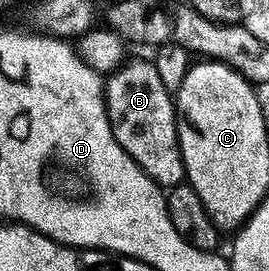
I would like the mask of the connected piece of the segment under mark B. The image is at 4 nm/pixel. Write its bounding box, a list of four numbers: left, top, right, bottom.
[104,61,185,188]

